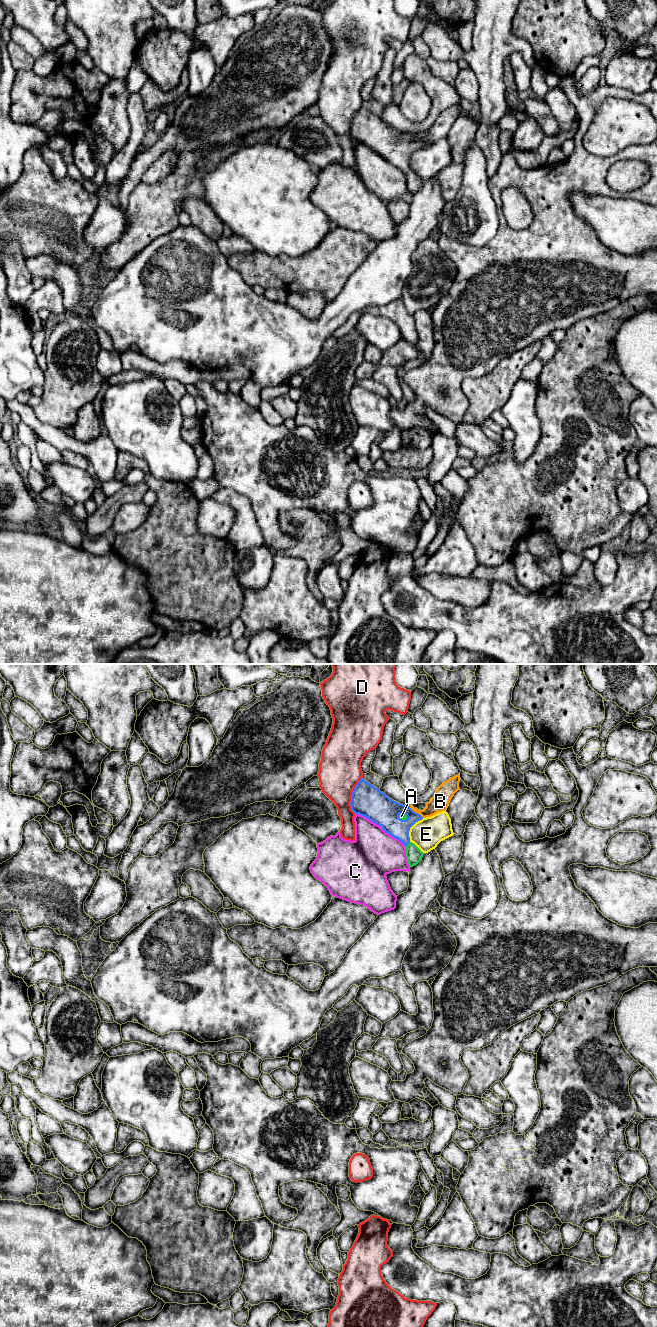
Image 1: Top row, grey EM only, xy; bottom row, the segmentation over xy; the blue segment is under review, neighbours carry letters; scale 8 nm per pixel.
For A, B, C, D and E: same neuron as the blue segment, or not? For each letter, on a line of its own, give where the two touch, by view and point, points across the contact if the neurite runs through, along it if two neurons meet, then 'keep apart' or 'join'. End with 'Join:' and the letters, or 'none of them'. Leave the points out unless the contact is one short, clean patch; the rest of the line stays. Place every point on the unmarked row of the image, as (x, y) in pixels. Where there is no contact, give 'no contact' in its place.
A: meets blue in xy at (407, 172); join
B: meets blue in xy at (415, 140); border along xy (409, 133), (423, 145); keep apart
C: meets blue in xy at (368, 146); keep apart
D: meets blue in xy at (352, 123); keep apart
E: meets blue in xy at (410, 155); keep apart
Join: A

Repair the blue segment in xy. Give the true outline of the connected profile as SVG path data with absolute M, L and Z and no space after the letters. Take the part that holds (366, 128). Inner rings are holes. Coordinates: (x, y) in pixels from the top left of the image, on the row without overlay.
M363 106L360 107L355 114L351 124L351 138L355 142L362 143L375 152L379 153L386 161L402 170L406 176L406 185L410 195L417 193L423 185L423 180L410 169L410 156L423 145L414 140L410 133L400 132L388 124L386 124L380 117L374 115Z

